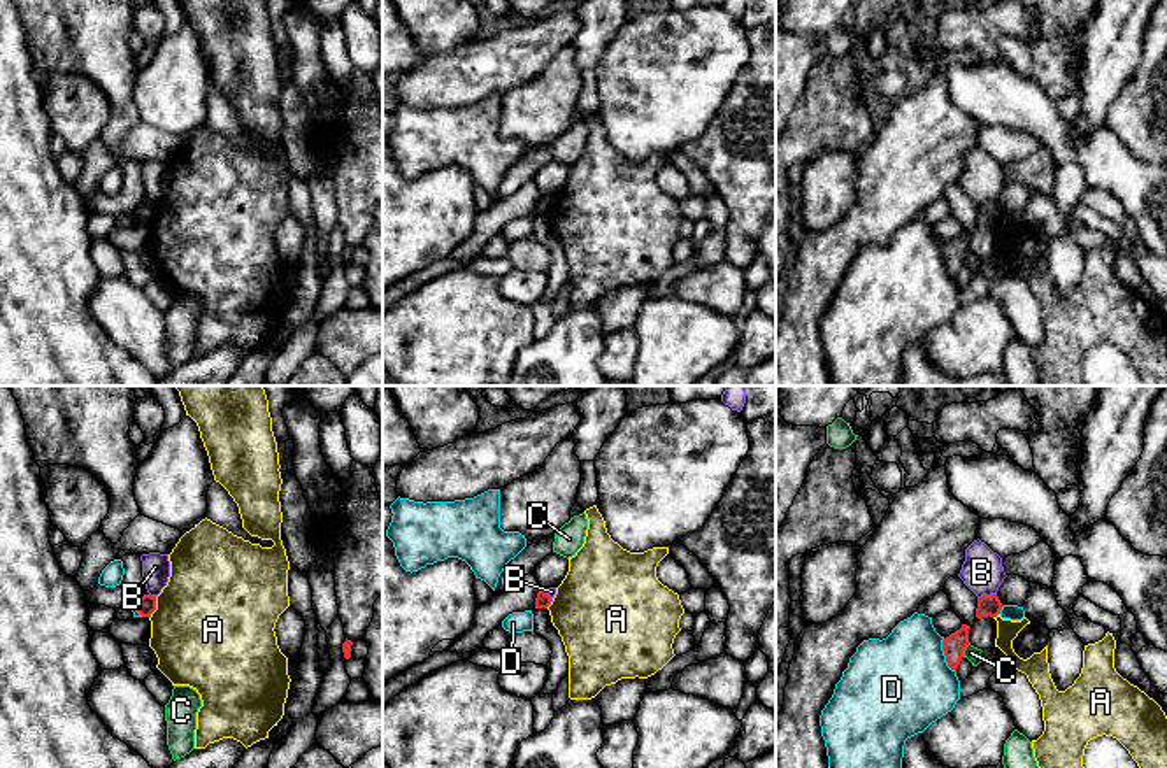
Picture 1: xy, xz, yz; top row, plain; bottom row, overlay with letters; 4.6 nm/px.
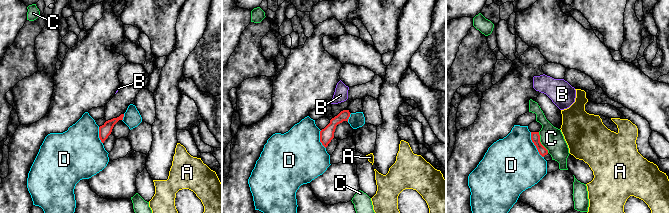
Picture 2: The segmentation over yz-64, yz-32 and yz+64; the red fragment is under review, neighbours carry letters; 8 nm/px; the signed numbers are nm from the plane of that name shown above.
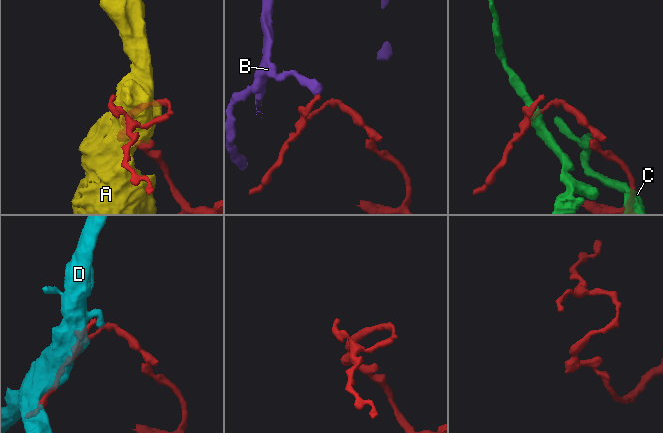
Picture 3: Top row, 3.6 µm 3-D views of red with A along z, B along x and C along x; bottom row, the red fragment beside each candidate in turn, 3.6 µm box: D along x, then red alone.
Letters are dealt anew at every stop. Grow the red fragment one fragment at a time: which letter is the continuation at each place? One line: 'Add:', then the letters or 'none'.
Add: none

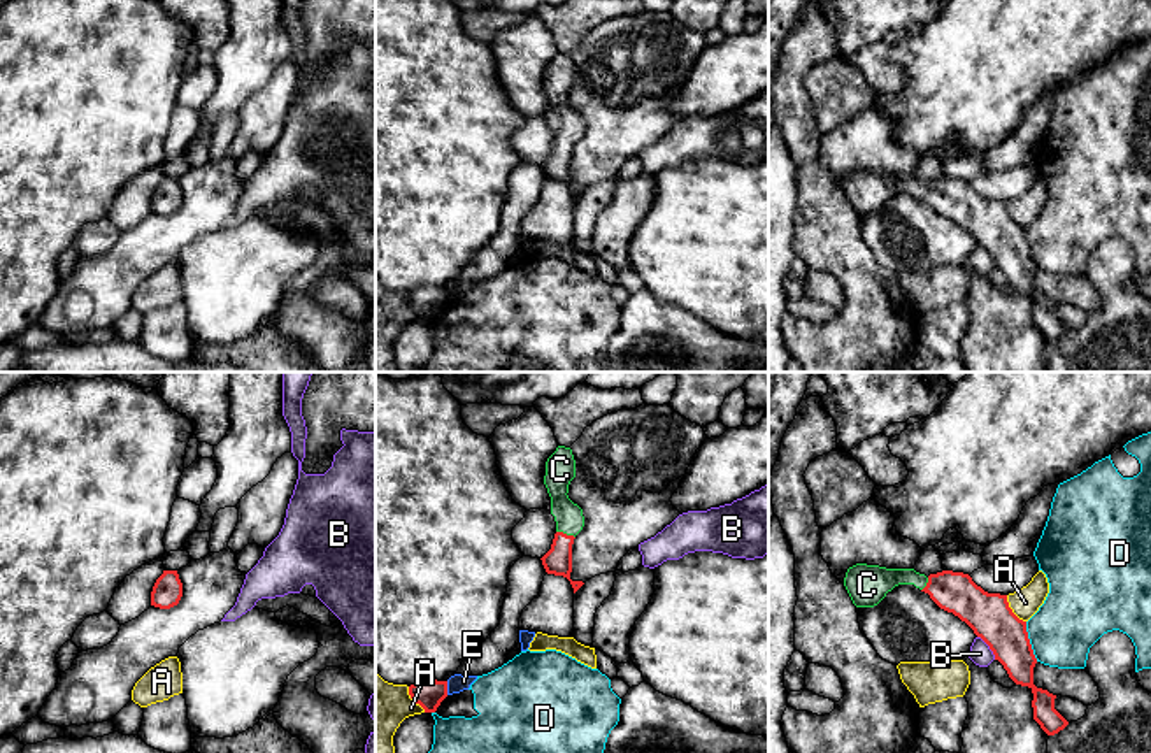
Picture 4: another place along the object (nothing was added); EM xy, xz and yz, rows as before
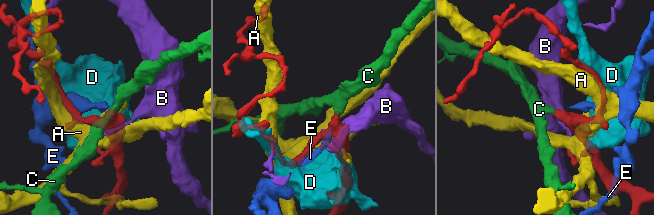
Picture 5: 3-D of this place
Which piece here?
Add: C

